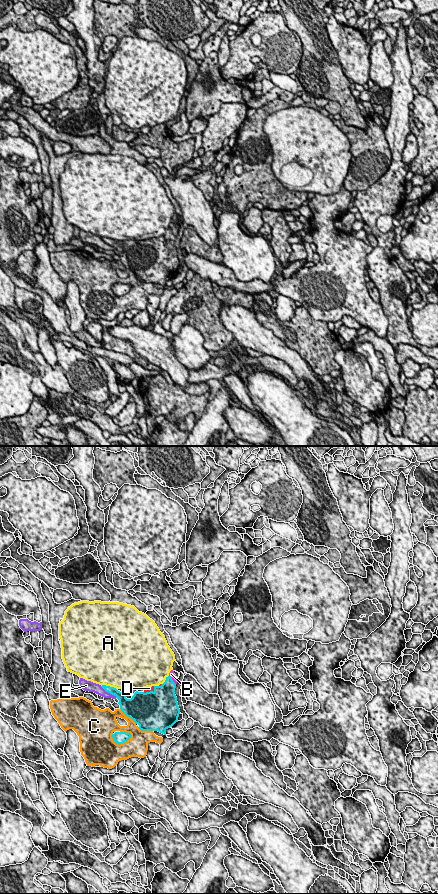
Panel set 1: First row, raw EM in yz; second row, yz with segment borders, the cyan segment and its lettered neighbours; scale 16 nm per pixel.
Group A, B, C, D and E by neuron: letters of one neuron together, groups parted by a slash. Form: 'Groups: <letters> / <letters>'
Groups: A / B D / C / E

